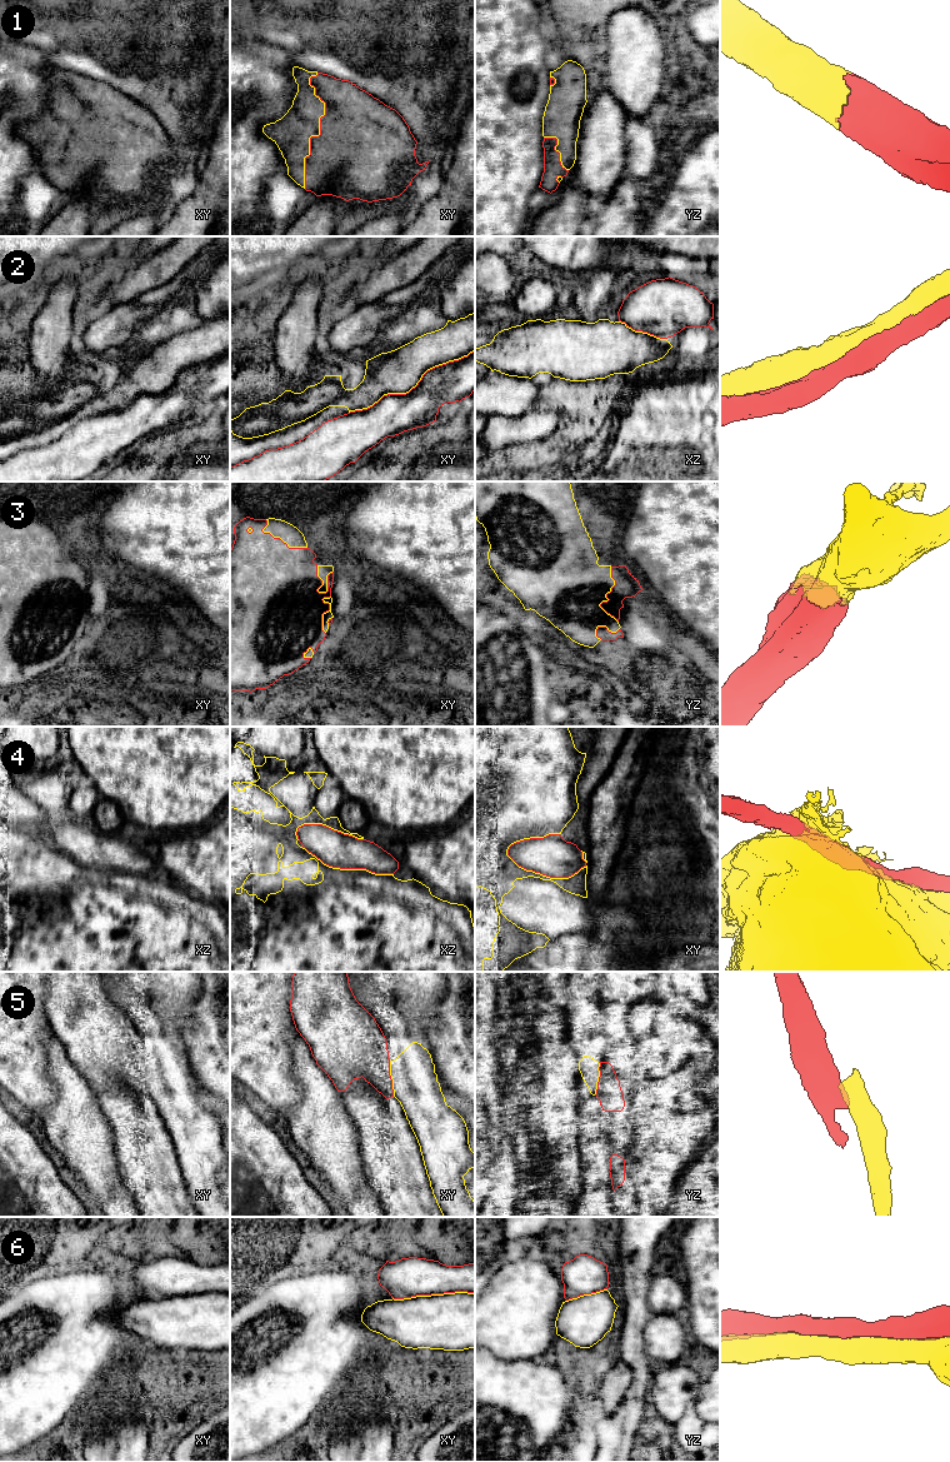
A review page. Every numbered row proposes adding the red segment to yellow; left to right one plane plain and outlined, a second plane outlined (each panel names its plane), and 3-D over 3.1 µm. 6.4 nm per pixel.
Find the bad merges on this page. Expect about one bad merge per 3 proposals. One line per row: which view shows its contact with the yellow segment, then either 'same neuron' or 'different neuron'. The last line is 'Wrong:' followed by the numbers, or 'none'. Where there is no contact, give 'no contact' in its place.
1: xy | same neuron
2: xy | same neuron
3: yz | same neuron
4: xy | different neuron
5: xy | different neuron
6: xy | same neuron
Wrong: 4, 5

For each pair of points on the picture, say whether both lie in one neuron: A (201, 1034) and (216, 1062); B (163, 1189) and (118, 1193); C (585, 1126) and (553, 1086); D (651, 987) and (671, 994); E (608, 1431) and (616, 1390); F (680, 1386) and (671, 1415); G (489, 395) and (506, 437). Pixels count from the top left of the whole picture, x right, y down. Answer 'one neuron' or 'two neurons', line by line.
A: one neuron
B: two neurons
C: two neurons
D: one neuron
E: two neurons
F: one neuron
G: two neurons

